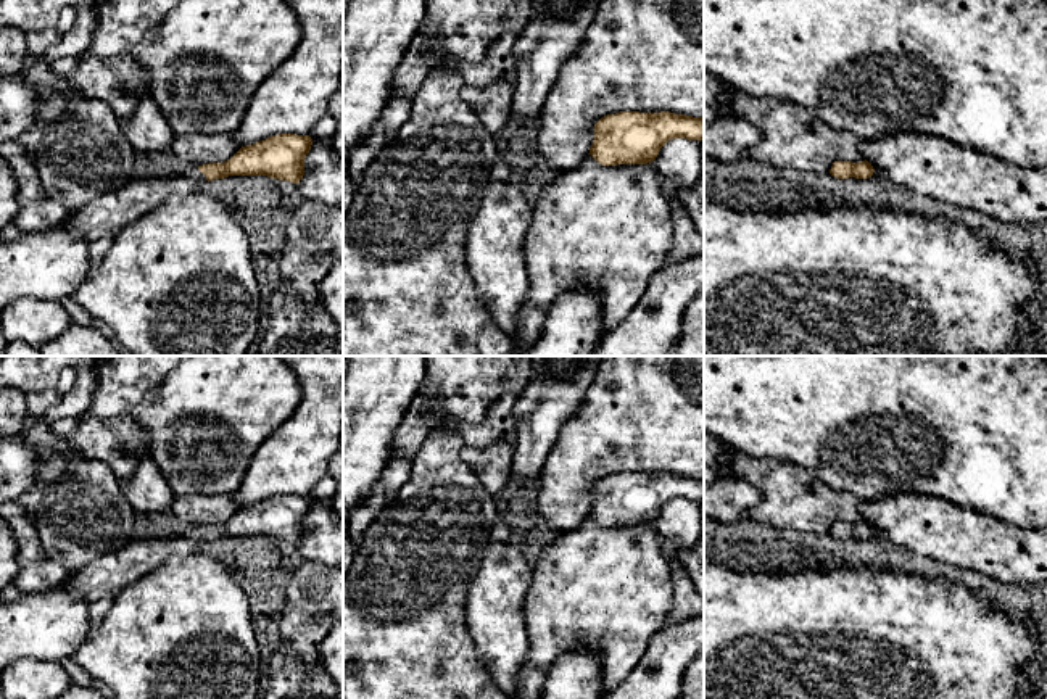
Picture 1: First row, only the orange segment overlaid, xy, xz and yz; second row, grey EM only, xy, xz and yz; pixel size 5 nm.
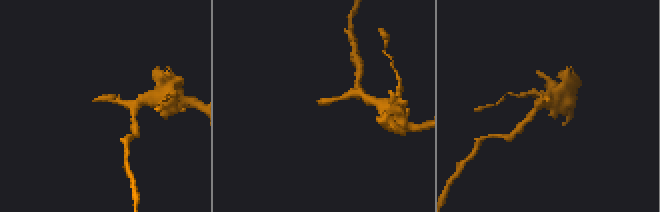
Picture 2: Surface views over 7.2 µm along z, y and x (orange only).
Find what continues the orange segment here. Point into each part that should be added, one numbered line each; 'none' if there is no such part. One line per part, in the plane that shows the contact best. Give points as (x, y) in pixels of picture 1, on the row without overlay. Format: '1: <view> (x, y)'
1: xy (105, 577)

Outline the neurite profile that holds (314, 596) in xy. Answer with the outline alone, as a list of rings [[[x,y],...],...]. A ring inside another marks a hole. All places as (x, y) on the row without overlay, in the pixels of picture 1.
[[[303,560],[287,586],[279,620],[280,641],[312,672],[321,662],[322,641],[341,618],[343,569]]]

